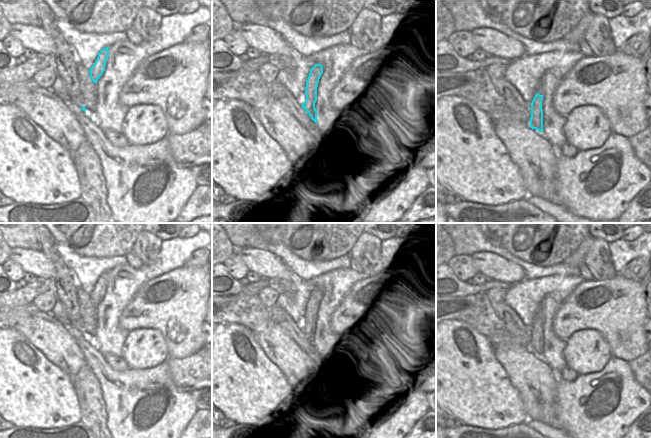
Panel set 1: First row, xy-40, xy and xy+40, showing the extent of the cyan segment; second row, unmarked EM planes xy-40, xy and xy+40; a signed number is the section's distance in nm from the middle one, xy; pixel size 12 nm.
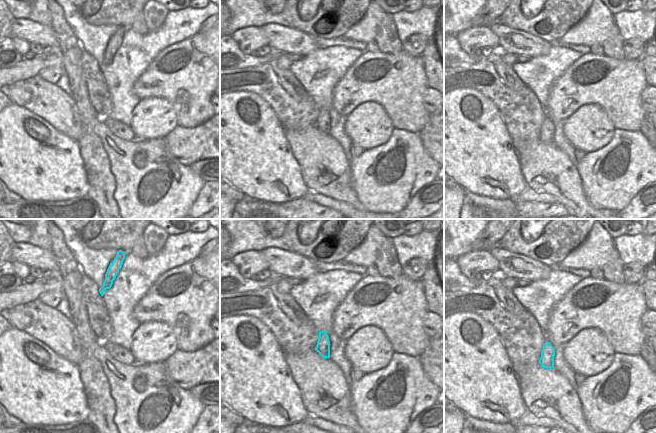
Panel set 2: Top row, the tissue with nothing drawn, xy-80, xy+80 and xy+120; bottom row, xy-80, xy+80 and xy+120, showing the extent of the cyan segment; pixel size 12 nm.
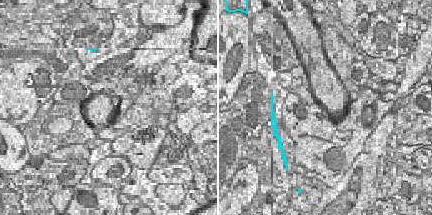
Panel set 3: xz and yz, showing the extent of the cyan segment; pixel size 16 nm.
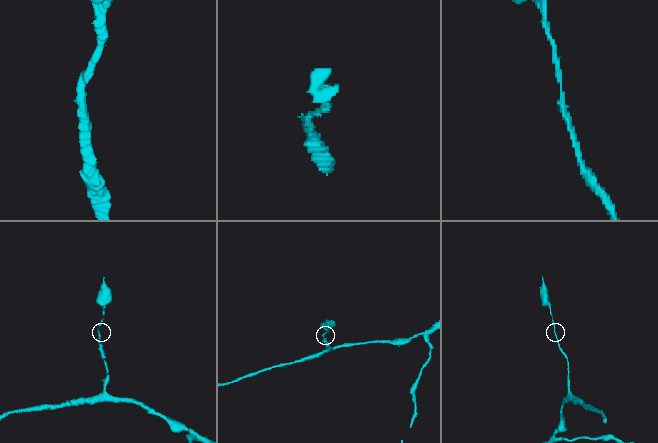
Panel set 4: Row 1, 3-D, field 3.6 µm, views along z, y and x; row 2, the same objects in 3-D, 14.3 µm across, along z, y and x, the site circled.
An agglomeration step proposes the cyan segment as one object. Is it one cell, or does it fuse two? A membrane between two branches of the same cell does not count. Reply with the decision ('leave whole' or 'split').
leave whole

